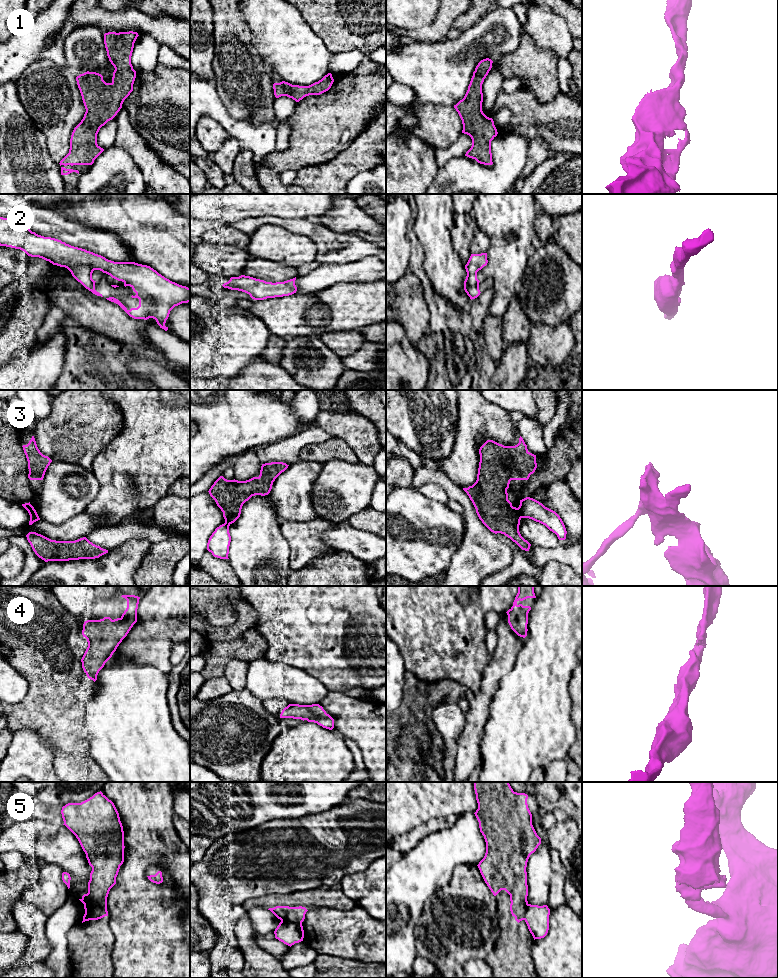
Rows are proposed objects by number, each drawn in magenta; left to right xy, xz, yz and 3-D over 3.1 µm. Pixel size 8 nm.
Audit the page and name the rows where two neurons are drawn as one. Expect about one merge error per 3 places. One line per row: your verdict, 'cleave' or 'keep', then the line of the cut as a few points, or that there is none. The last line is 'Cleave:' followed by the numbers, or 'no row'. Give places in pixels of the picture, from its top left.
1: keep; cut none
2: keep; cut none
3: cleave; cut yz (517, 508), (522, 517)
4: keep; cut none
5: cleave; cut xz (281, 920), (294, 920), (301, 924)
Cleave: 3, 5

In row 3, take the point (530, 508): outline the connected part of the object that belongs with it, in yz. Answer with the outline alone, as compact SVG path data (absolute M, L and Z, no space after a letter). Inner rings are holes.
M530 497L520 500L518 509L522 518L529 518L545 525L550 531L557 535L559 540L566 539L567 531L565 525L555 511Z

